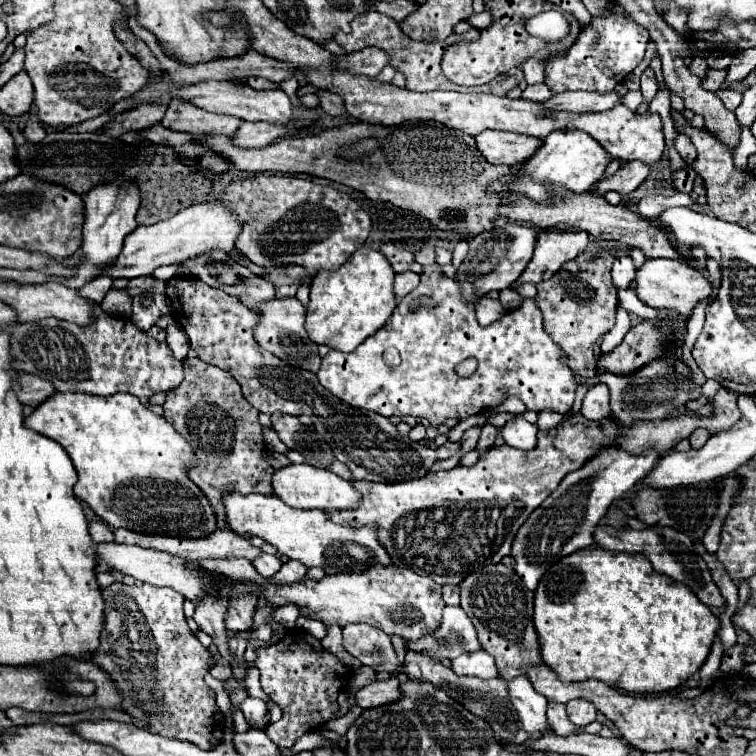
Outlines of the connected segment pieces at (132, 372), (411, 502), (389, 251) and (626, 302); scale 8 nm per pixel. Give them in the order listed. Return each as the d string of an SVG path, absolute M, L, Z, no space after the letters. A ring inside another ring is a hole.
M96 308L94 316L96 322L90 326L76 326L56 318L8 326L16 368L48 378L60 392L84 392L92 396L128 392L140 396L142 404L148 404L154 392L168 392L182 382L182 362L172 356L166 342L156 342L132 322L118 320L100 308Z
M720 388L714 400L714 416L712 418L690 418L686 414L678 418L668 418L668 420L656 420L656 422L642 422L634 424L626 432L618 432L616 424L612 424L610 418L604 420L588 420L582 414L568 416L562 420L560 426L548 432L538 432L538 444L530 452L520 452L514 450L506 444L494 446L492 452L486 456L480 456L480 460L466 468L466 466L456 466L448 472L430 472L420 480L408 480L408 482L398 482L398 484L384 484L384 482L358 482L352 480L356 490L362 494L362 504L360 508L354 510L334 510L330 512L330 520L336 524L344 526L366 526L366 524L378 524L378 538L388 550L394 566L398 568L408 568L416 574L432 578L436 584L460 584L468 574L482 570L490 564L498 564L512 548L512 540L518 532L518 528L524 524L524 520L534 512L544 498L548 498L550 492L556 490L560 480L578 470L588 458L594 456L604 444L618 444L624 450L632 454L640 454L646 448L654 446L662 454L674 448L676 442L688 438L692 430L696 428L708 428L712 434L722 432L730 428L734 422L740 418L740 410L734 404L734 392Z
M392 244L382 246L380 252L390 260L392 268L394 268L396 272L406 272L406 270L410 270L412 264L414 264L414 254L412 254L412 252L402 250L402 248L396 248L396 246L392 246Z
M618 290L618 300L620 300L620 308L624 308L626 312L632 312L636 314L638 318L642 320L656 320L658 318L658 312L650 306L646 306L634 290Z

